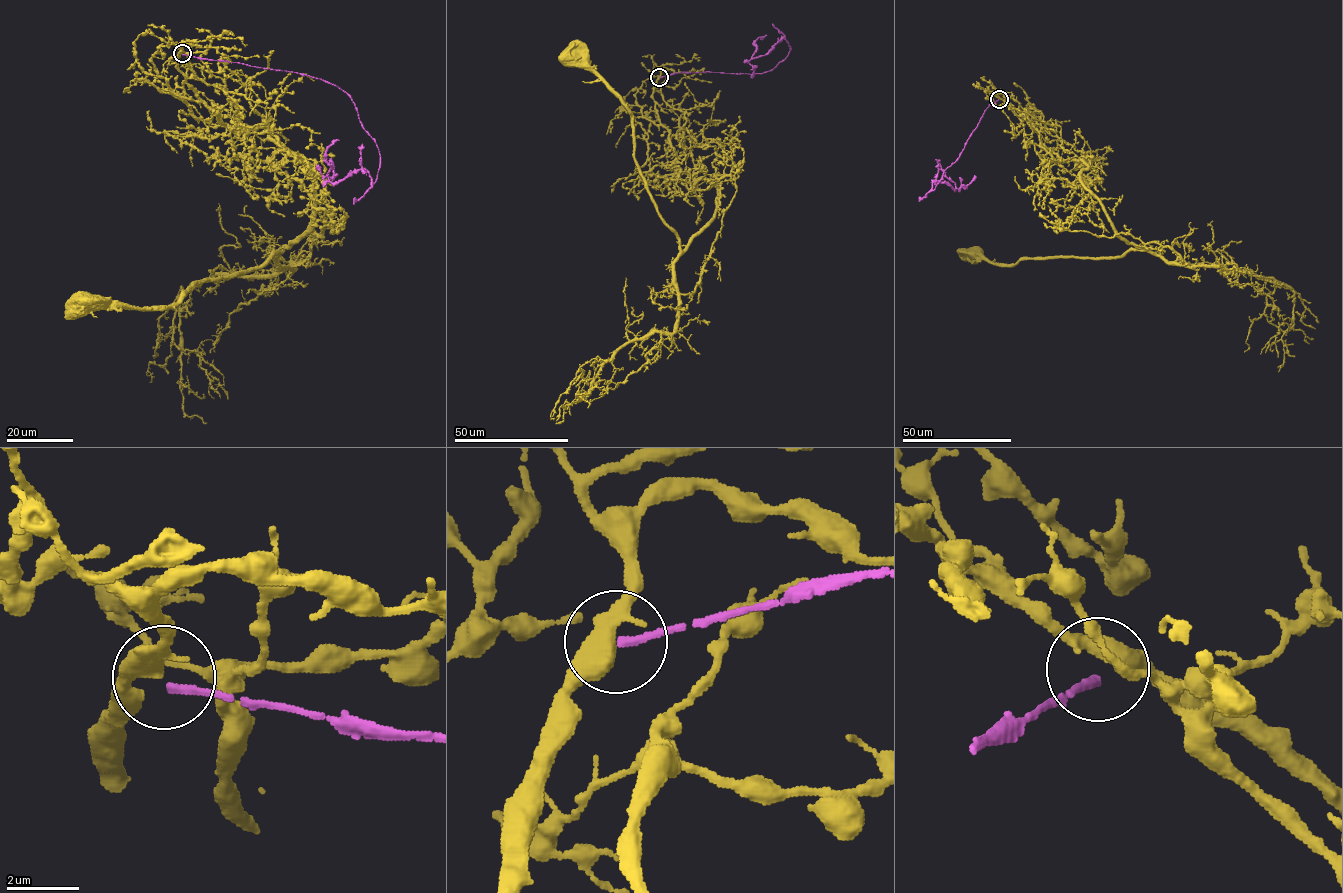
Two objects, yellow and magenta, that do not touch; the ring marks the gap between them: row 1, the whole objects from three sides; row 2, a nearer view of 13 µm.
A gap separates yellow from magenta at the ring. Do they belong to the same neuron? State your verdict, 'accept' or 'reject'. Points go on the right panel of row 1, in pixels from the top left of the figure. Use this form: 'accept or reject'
reject

